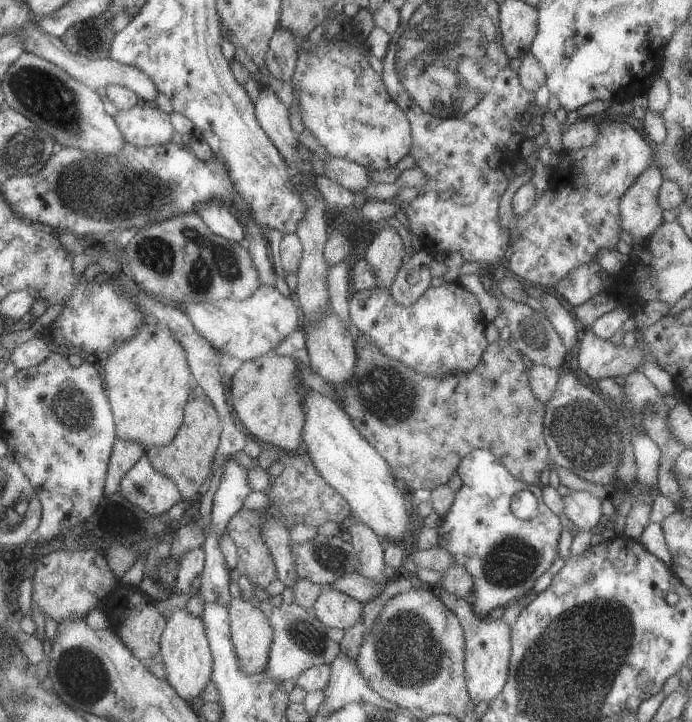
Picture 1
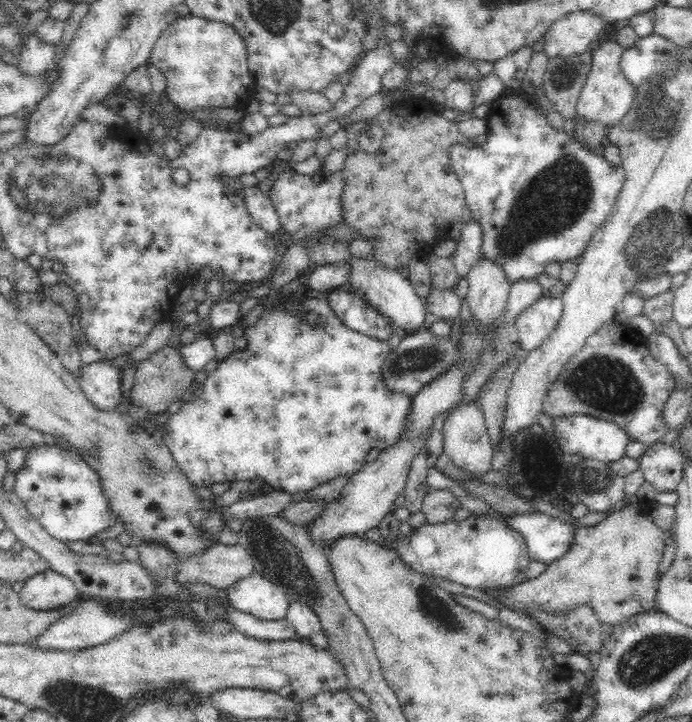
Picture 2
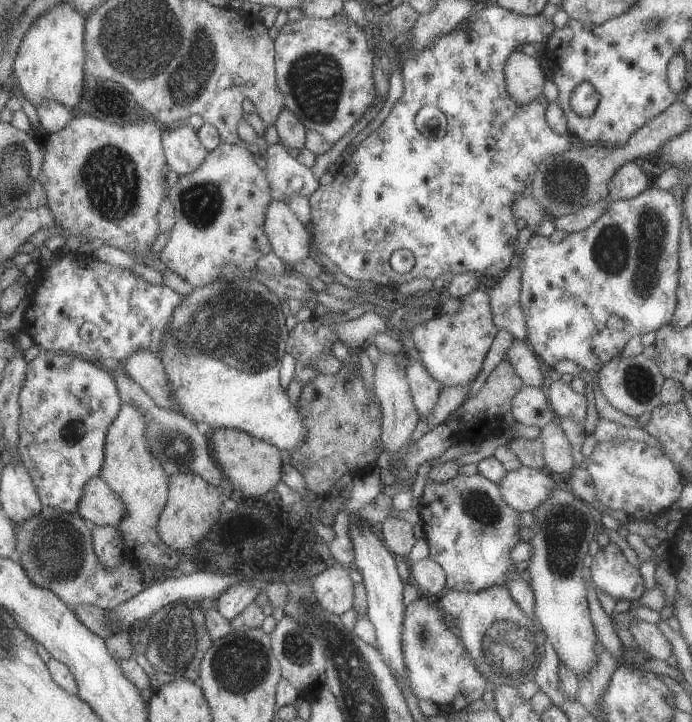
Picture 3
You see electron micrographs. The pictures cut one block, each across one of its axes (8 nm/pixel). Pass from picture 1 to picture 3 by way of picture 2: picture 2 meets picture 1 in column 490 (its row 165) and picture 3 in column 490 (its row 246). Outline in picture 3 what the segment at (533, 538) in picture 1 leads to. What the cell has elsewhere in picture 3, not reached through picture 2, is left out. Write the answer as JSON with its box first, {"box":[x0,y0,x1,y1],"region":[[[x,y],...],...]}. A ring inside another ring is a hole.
{"box":[418,473,522,593],"region":[[[480,473],[472,476],[458,474],[446,482],[427,478],[418,509],[429,542],[429,557],[443,566],[447,578],[446,589],[475,593],[494,585],[505,586],[507,574],[512,571],[518,573],[520,566],[510,560],[509,553],[519,542],[519,530],[522,528],[519,523],[520,513],[506,504],[498,483],[488,480]]]}

